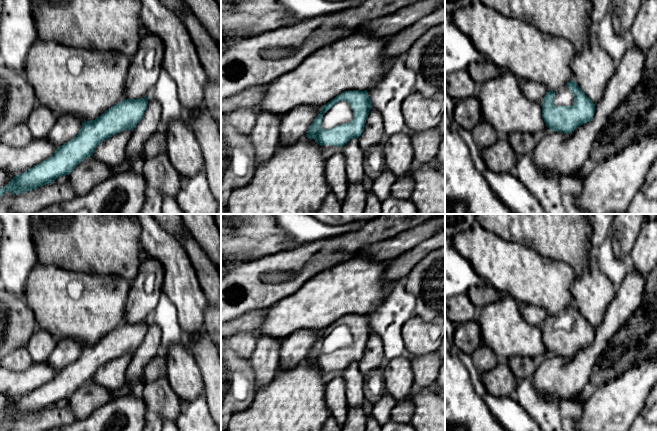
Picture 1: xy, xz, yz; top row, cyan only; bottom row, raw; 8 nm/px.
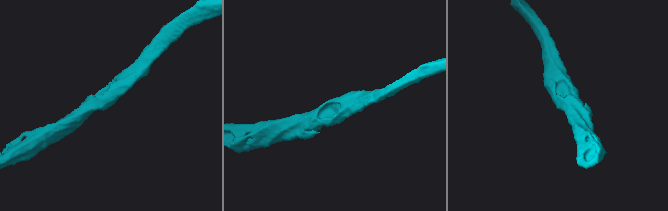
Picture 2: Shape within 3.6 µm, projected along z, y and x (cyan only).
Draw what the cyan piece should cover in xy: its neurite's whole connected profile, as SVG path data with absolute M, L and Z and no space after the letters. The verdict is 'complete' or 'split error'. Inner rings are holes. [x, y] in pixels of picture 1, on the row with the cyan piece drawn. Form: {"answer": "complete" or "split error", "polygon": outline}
{"answer": "complete", "polygon": "M148 97L124 99L95 120L84 121L79 133L70 141L57 147L54 154L16 175L0 189L0 197L11 192L15 195L54 183L58 177L69 175L85 158L91 157L96 147L109 137L124 130L132 130L143 117Z"}

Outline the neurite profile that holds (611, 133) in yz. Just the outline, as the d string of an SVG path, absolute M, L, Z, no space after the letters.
M622 124L608 126L601 135L597 137L597 143L600 145L607 145L613 142L623 131Z

